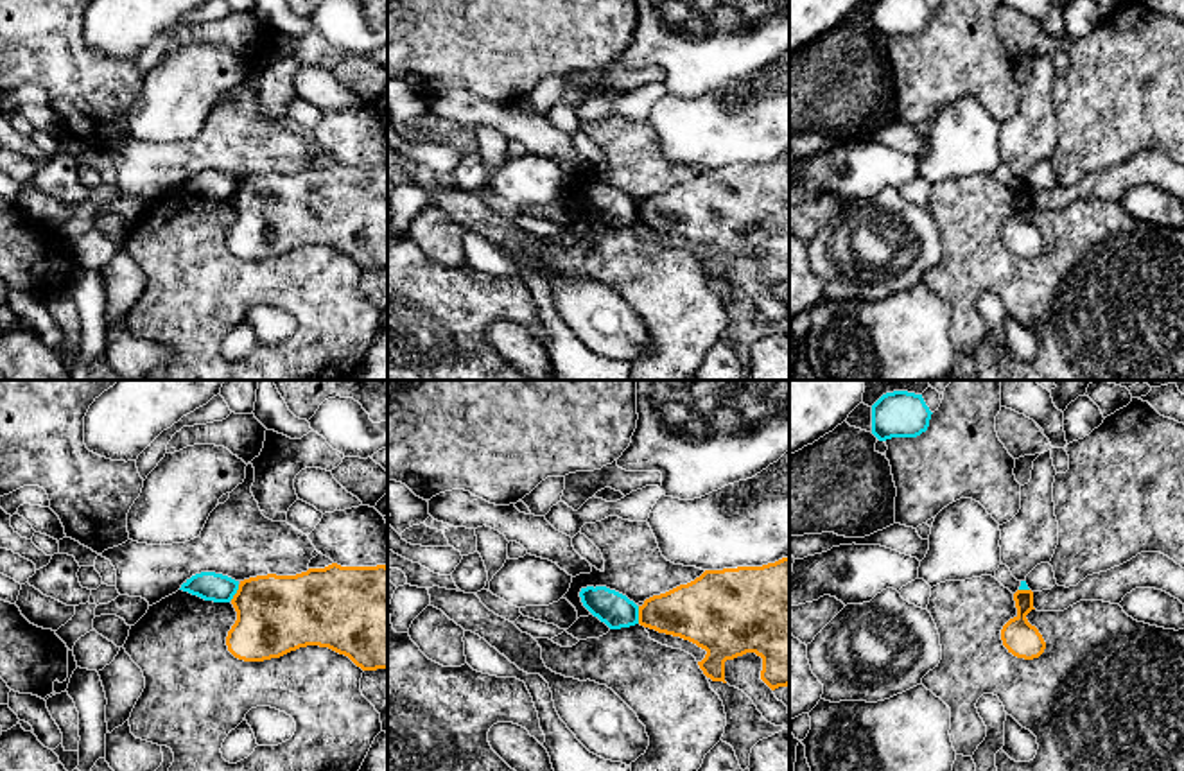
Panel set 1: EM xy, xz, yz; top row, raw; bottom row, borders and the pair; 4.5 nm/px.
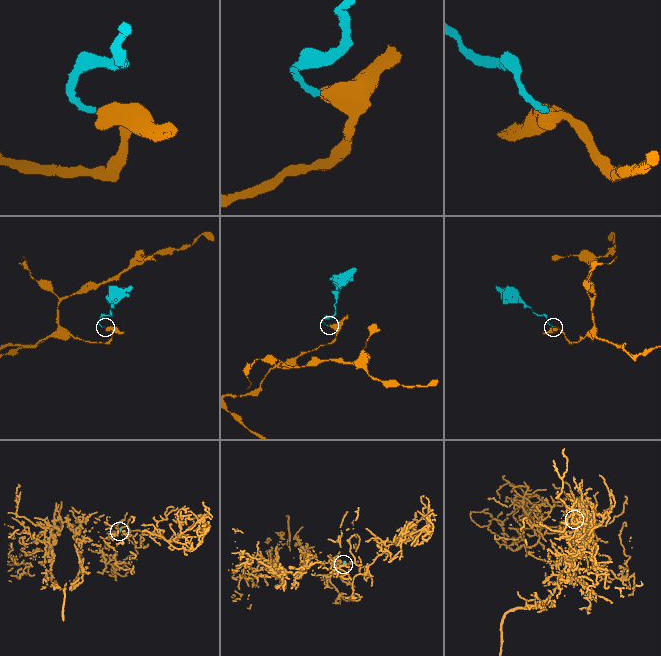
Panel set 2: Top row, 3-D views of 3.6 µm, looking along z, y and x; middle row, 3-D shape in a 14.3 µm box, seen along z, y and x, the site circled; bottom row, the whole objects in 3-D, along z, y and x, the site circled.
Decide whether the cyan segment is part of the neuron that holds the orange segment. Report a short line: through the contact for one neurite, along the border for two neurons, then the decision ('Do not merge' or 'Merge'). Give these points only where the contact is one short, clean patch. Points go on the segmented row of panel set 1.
Line: xz (637, 606), (639, 623). Do not merge

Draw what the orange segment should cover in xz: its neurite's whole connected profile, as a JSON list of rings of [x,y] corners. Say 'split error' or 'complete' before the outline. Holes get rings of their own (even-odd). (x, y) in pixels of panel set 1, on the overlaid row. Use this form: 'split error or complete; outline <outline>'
complete; outline [[[782,558],[775,563],[768,563],[762,567],[737,567],[737,568],[723,568],[723,570],[705,570],[700,577],[687,585],[680,585],[666,593],[653,595],[644,601],[642,606],[639,606],[639,624],[649,629],[655,629],[658,633],[680,637],[683,640],[689,640],[696,644],[698,647],[705,649],[707,654],[701,662],[698,662],[700,669],[707,678],[712,681],[725,681],[725,662],[734,660],[737,656],[743,656],[746,653],[755,653],[762,658],[762,671],[761,680],[771,689],[788,687],[789,685],[789,558]]]

